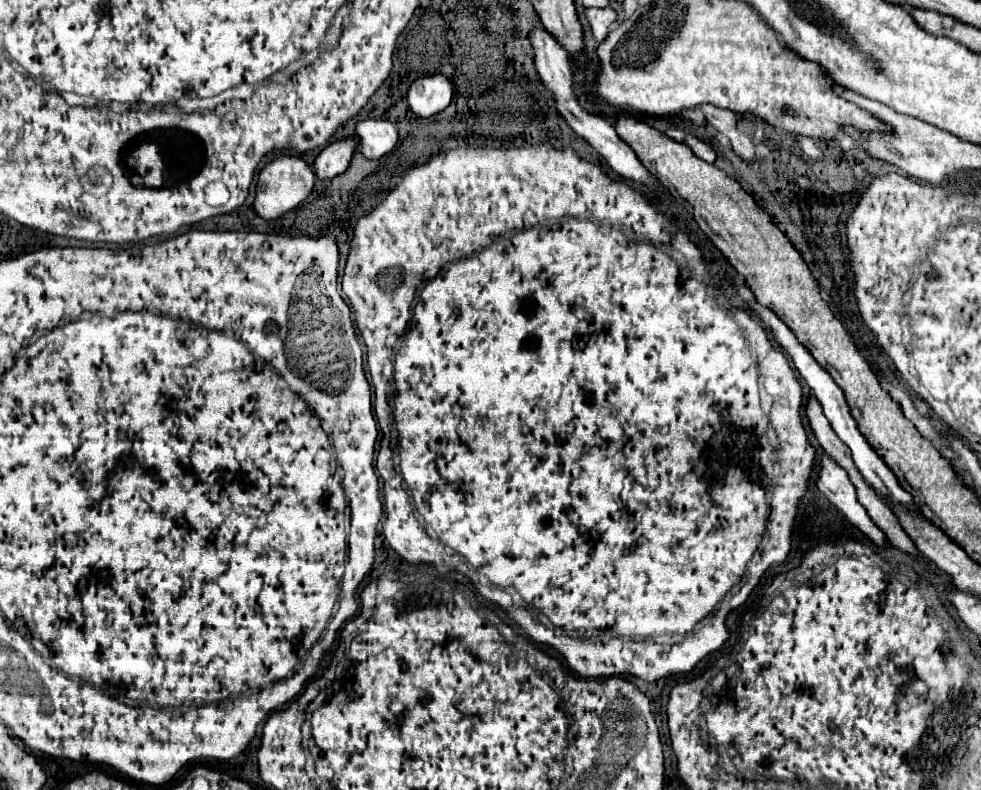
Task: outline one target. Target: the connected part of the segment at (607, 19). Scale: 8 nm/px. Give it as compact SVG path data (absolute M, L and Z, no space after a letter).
M603 7L603 9L585 9L585 17L591 25L595 41L601 43L607 37L607 27L615 21L617 15L611 7Z

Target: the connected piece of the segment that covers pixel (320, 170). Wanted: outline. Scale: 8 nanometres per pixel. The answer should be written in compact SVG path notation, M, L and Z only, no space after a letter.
M353 139L329 143L315 159L315 177L325 181L325 179L333 179L333 177L341 175L349 167L353 149L355 149Z

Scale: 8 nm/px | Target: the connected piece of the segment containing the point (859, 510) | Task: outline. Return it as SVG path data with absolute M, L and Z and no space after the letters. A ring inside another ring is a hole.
M823 455L819 463L819 477L817 477L817 489L861 531L865 533L873 543L883 547L887 543L883 531L871 521L865 507L857 501L857 491L849 483L849 475L829 457Z

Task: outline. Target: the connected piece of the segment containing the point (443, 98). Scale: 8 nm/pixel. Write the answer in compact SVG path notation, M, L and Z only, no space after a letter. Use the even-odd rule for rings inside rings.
M425 75L415 79L407 91L407 105L419 117L441 113L453 97L453 85L445 75Z

